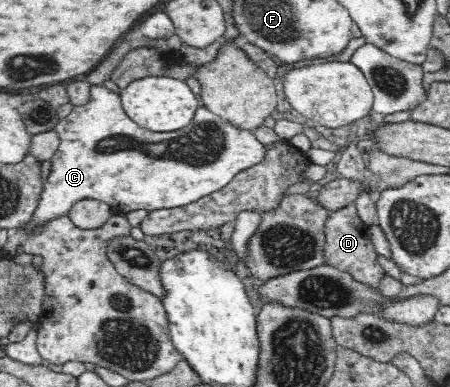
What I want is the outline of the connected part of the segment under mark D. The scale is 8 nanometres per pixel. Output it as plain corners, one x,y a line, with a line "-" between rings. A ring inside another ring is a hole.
354,203
330,214
325,223
325,234
326,243
323,250
326,264
339,268
340,271
352,273
356,280
368,284
368,286
379,288
379,283
385,276
385,272
376,259
377,251
370,239
368,226
356,214

